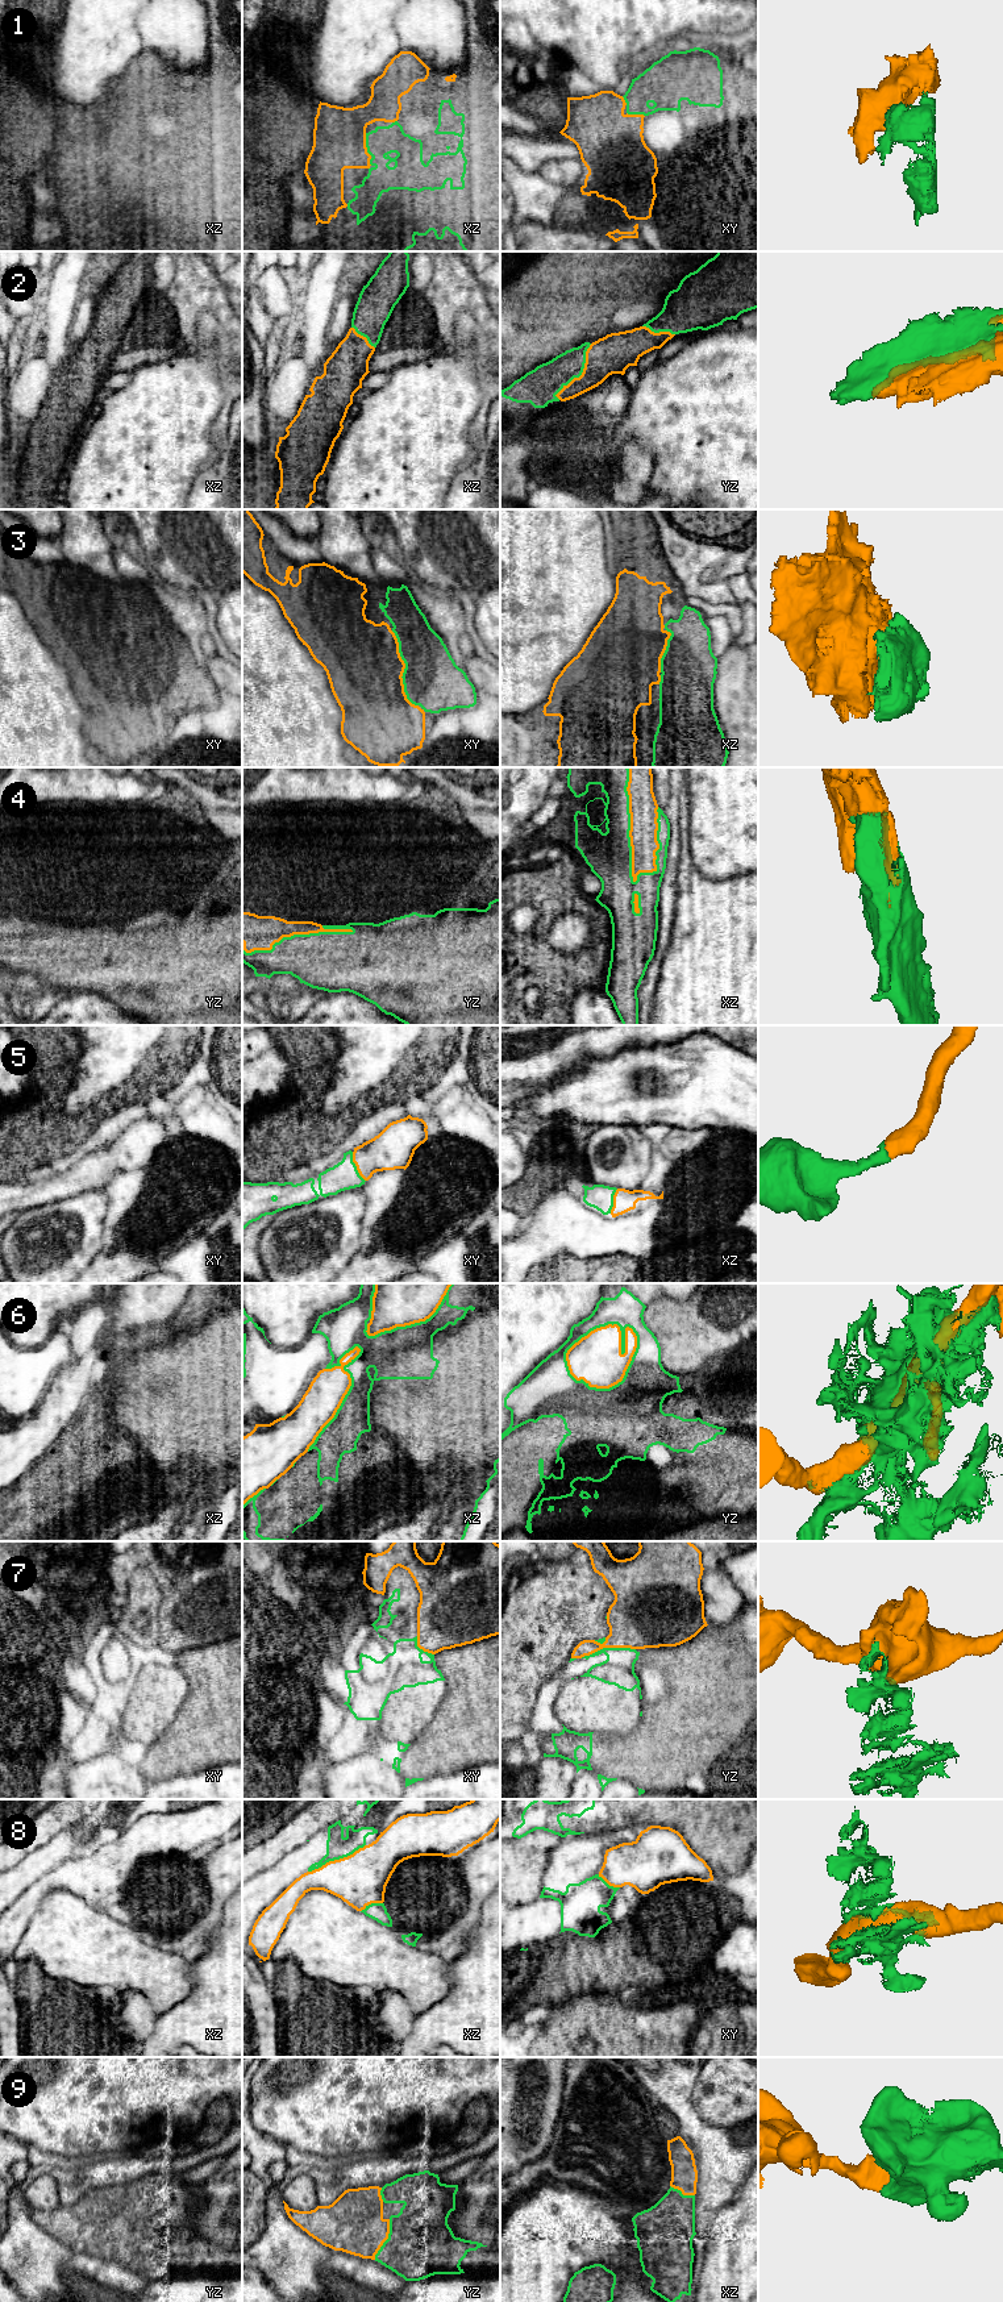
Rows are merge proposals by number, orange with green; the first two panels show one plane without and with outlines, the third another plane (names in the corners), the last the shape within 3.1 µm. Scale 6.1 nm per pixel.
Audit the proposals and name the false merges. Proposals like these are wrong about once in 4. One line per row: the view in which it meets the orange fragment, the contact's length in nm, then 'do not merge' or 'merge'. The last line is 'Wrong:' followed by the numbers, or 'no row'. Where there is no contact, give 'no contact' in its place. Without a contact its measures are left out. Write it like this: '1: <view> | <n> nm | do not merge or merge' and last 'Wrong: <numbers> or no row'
1: xz | 150 nm | merge
2: yz | 400 nm | merge
3: xy | 500 nm | merge
4: xz | 700 nm | merge
5: xy | 200 nm | merge
6: yz | 480 nm | do not merge
7: yz | 340 nm | do not merge
8: xz | 400 nm | do not merge
9: yz | 260 nm | merge
Wrong: 6, 7, 8

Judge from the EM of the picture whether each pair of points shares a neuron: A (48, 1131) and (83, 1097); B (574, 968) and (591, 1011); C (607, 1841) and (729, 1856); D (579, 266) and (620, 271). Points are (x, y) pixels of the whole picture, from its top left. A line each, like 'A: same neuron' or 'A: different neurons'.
A: different neurons
B: different neurons
C: different neurons
D: different neurons

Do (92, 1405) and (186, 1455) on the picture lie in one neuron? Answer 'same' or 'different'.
same

